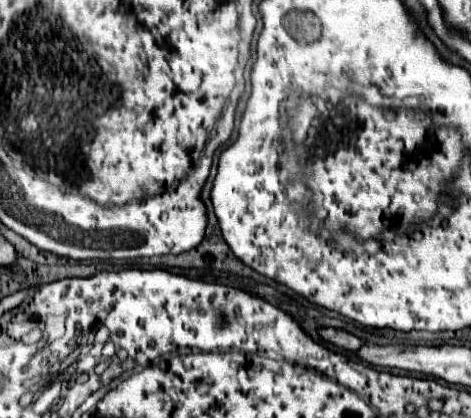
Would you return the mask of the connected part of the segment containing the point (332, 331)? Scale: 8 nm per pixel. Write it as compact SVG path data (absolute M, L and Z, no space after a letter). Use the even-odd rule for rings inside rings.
M323 328L319 334L321 334L323 340L327 340L327 342L339 346L339 348L353 350L353 352L357 352L357 350L365 344L365 342L363 342L361 338L357 338L355 334L349 334L349 332L345 332L345 330L337 330L337 328Z

